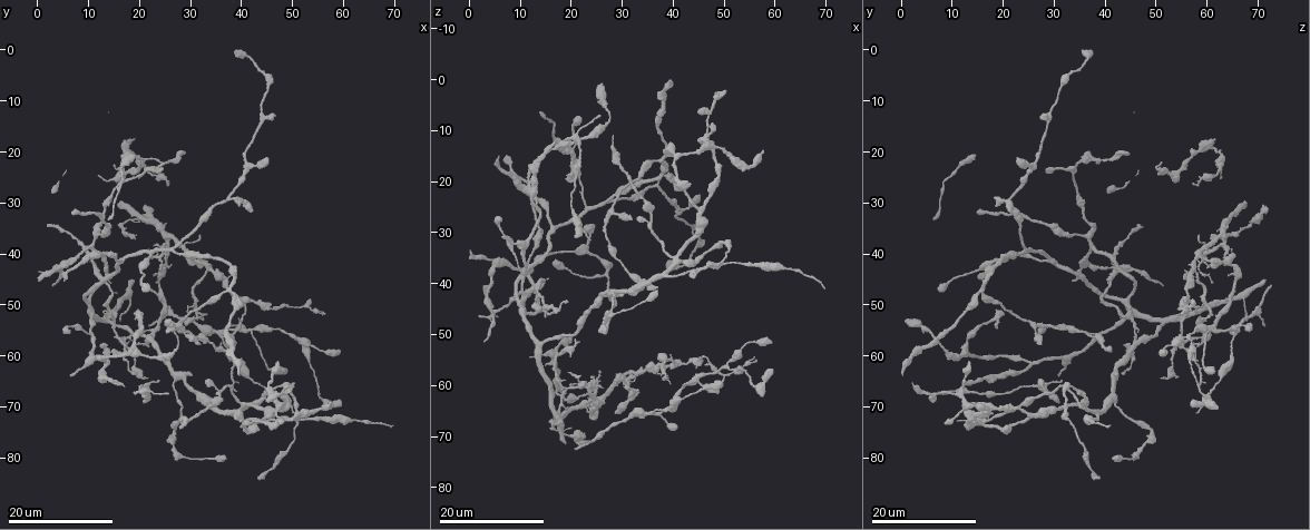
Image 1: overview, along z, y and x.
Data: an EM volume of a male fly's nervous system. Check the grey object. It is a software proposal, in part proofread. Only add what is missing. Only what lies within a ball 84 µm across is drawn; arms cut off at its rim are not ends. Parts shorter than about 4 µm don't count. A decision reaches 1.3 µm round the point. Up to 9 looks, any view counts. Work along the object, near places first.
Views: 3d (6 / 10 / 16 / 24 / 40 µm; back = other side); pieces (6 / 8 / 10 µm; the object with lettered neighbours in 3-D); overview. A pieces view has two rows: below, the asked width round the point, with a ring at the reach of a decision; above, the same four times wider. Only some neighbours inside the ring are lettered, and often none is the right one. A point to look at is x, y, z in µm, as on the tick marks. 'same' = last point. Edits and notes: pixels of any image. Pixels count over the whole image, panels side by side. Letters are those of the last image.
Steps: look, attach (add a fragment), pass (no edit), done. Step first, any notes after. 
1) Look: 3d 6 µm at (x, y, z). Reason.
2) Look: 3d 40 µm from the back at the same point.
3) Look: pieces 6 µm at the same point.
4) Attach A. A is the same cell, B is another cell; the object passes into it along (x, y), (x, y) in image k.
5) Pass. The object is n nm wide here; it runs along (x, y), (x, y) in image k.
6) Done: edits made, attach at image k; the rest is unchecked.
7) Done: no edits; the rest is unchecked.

Look: 3d 24 µm at (22.0, 64.0, 52.0). Free end.

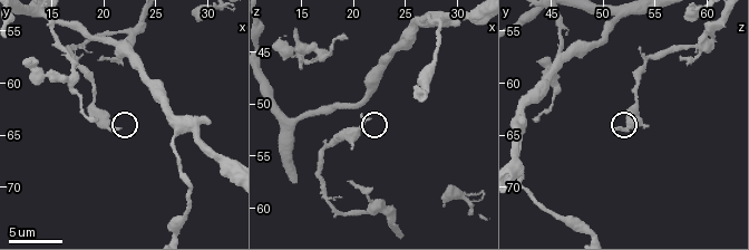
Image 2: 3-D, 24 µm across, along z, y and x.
Look: pieces 8 µm at (21.4, 64.6, 51.6).

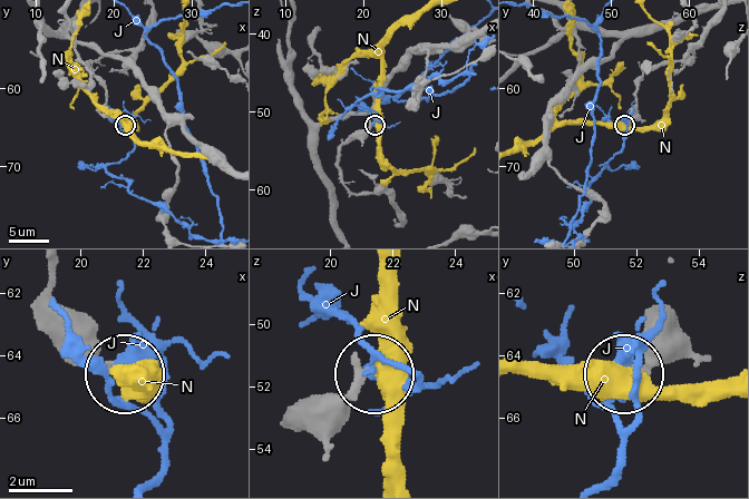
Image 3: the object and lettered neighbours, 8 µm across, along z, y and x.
Pass. The object is 310 nm wide here; J and N are other cells; none of them fits.

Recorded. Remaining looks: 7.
Look: 3d 16 µm at (39.0, 67.0, 58.5). End of a long branch.

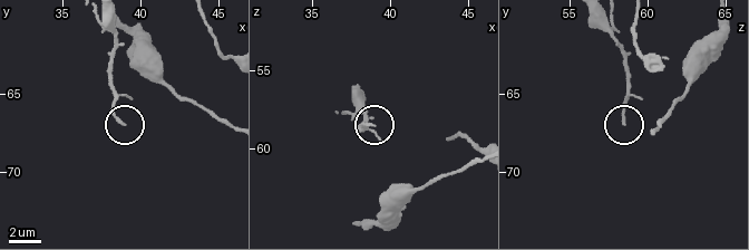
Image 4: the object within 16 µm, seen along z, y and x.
Look: pieces 8 µm at (38.8, 66.8, 58.4).

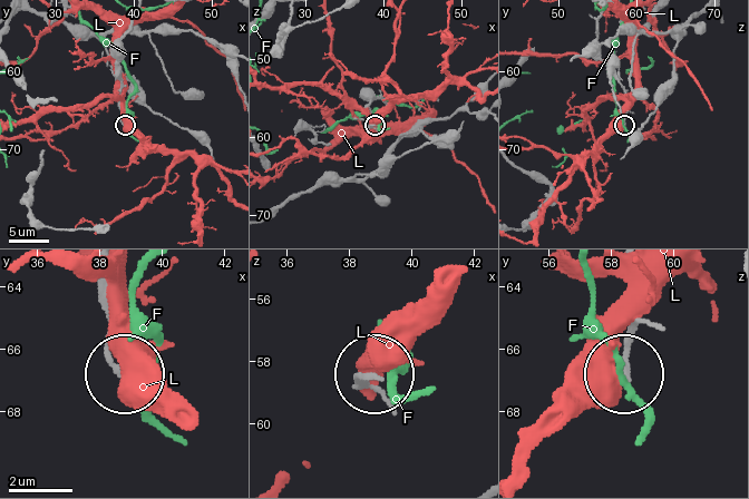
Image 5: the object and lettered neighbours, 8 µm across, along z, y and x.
Pass. F and L are other cells; it runs along (631, 274), (625, 368) in image 5; no lettered fragment goes on from it.

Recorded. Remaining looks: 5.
Look: 3d 16 µm at (23.5, 64.5, 31.5). Thin end.

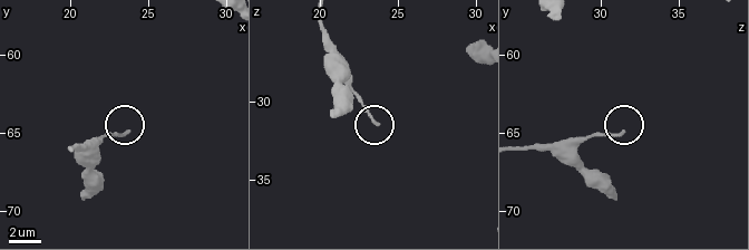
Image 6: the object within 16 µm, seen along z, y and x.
Look: pieces 8 µm at (23.6, 65.0, 31.4).

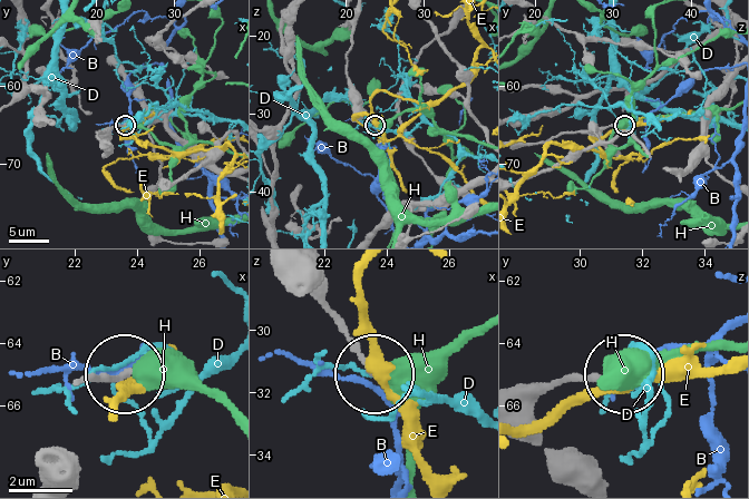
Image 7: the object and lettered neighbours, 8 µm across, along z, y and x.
Pass. B, D, E and H are other cells; none of them fits.

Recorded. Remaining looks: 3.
Look: 3d 16 µm at (50.0, 71.0, 58.0). End of a long branch.

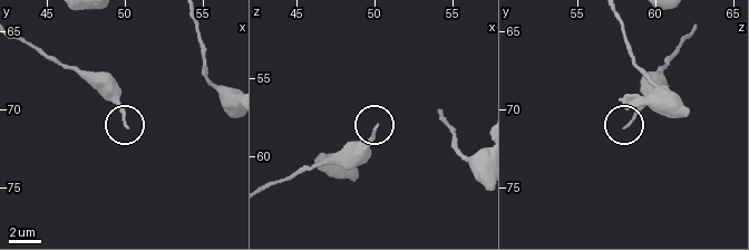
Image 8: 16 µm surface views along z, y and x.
Look: pieces 6 µm at (50.2, 71.2, 58.2).

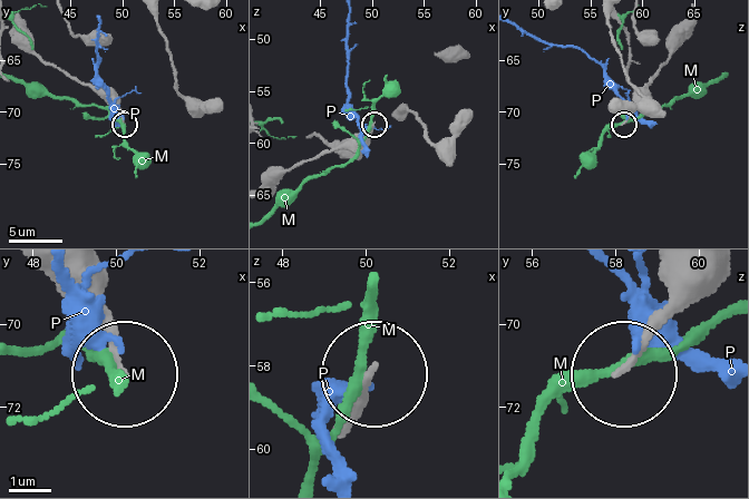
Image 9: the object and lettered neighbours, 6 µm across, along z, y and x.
Pass. M and P are other cells; it runs along (269, 187), (298, 165), (332, 148), (353, 146), (375, 124) in image 9; none of them fits.

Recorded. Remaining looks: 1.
Done: no edits; the rest is unchecked.

